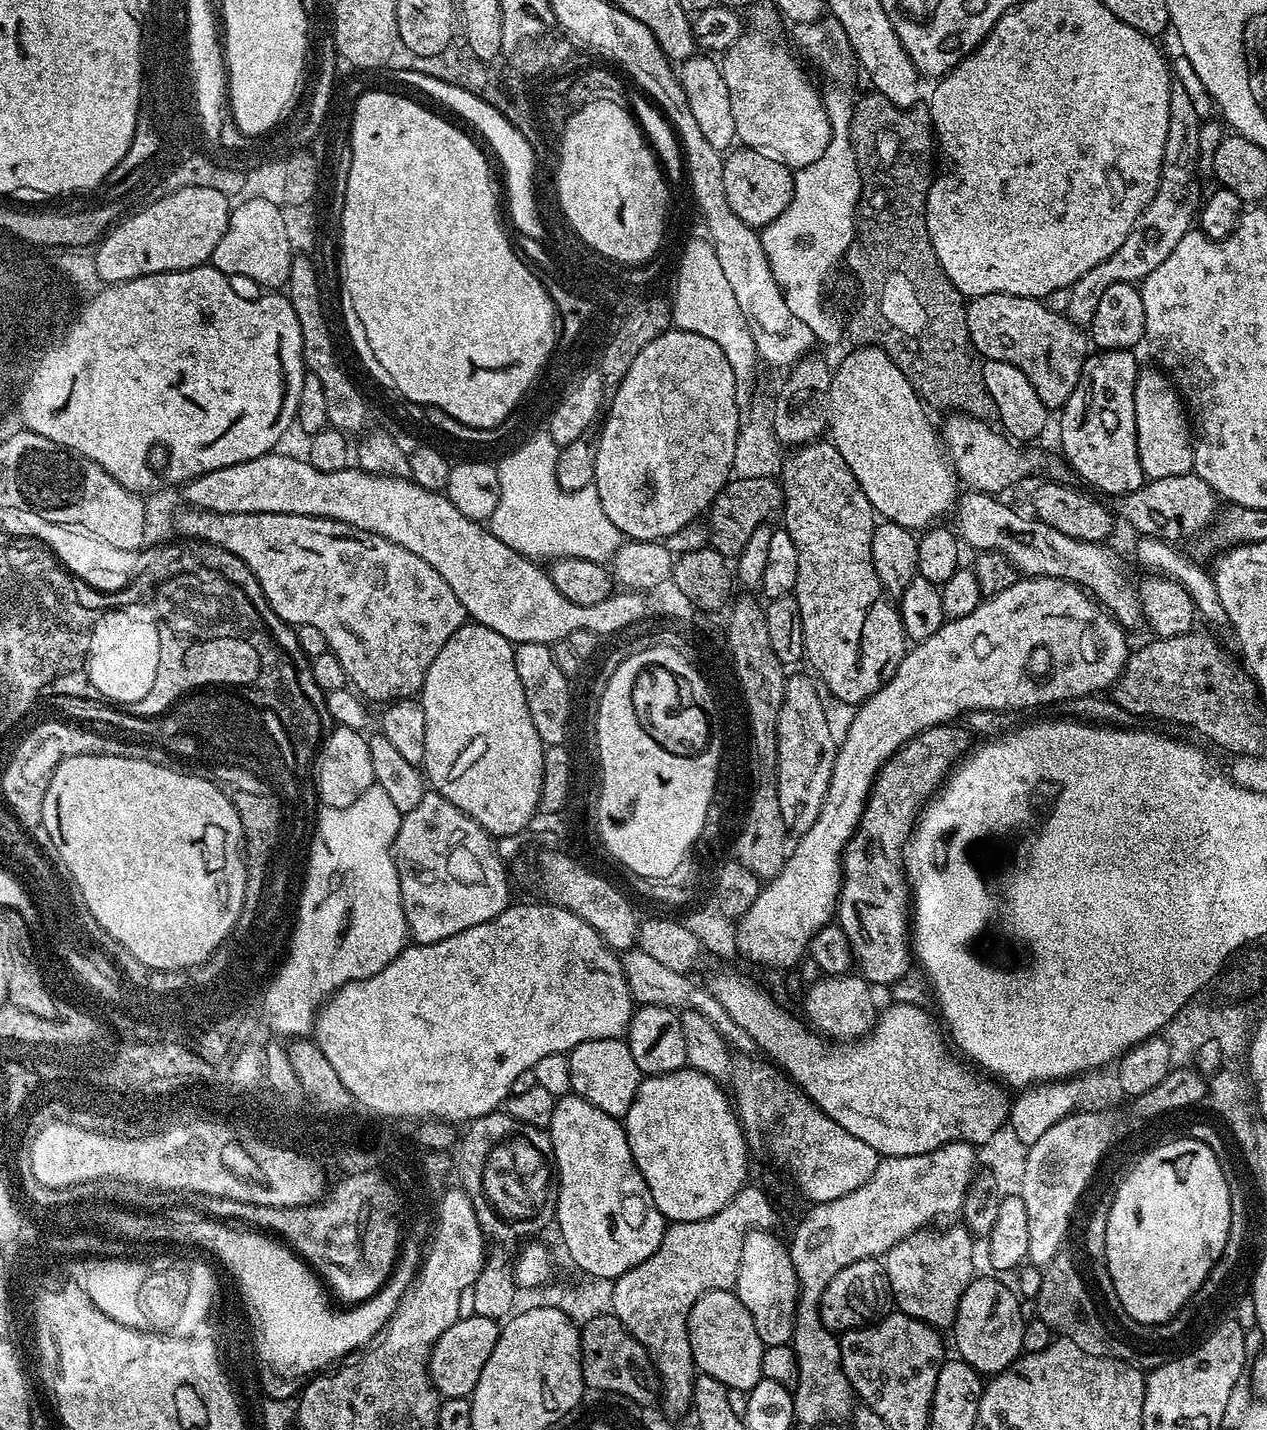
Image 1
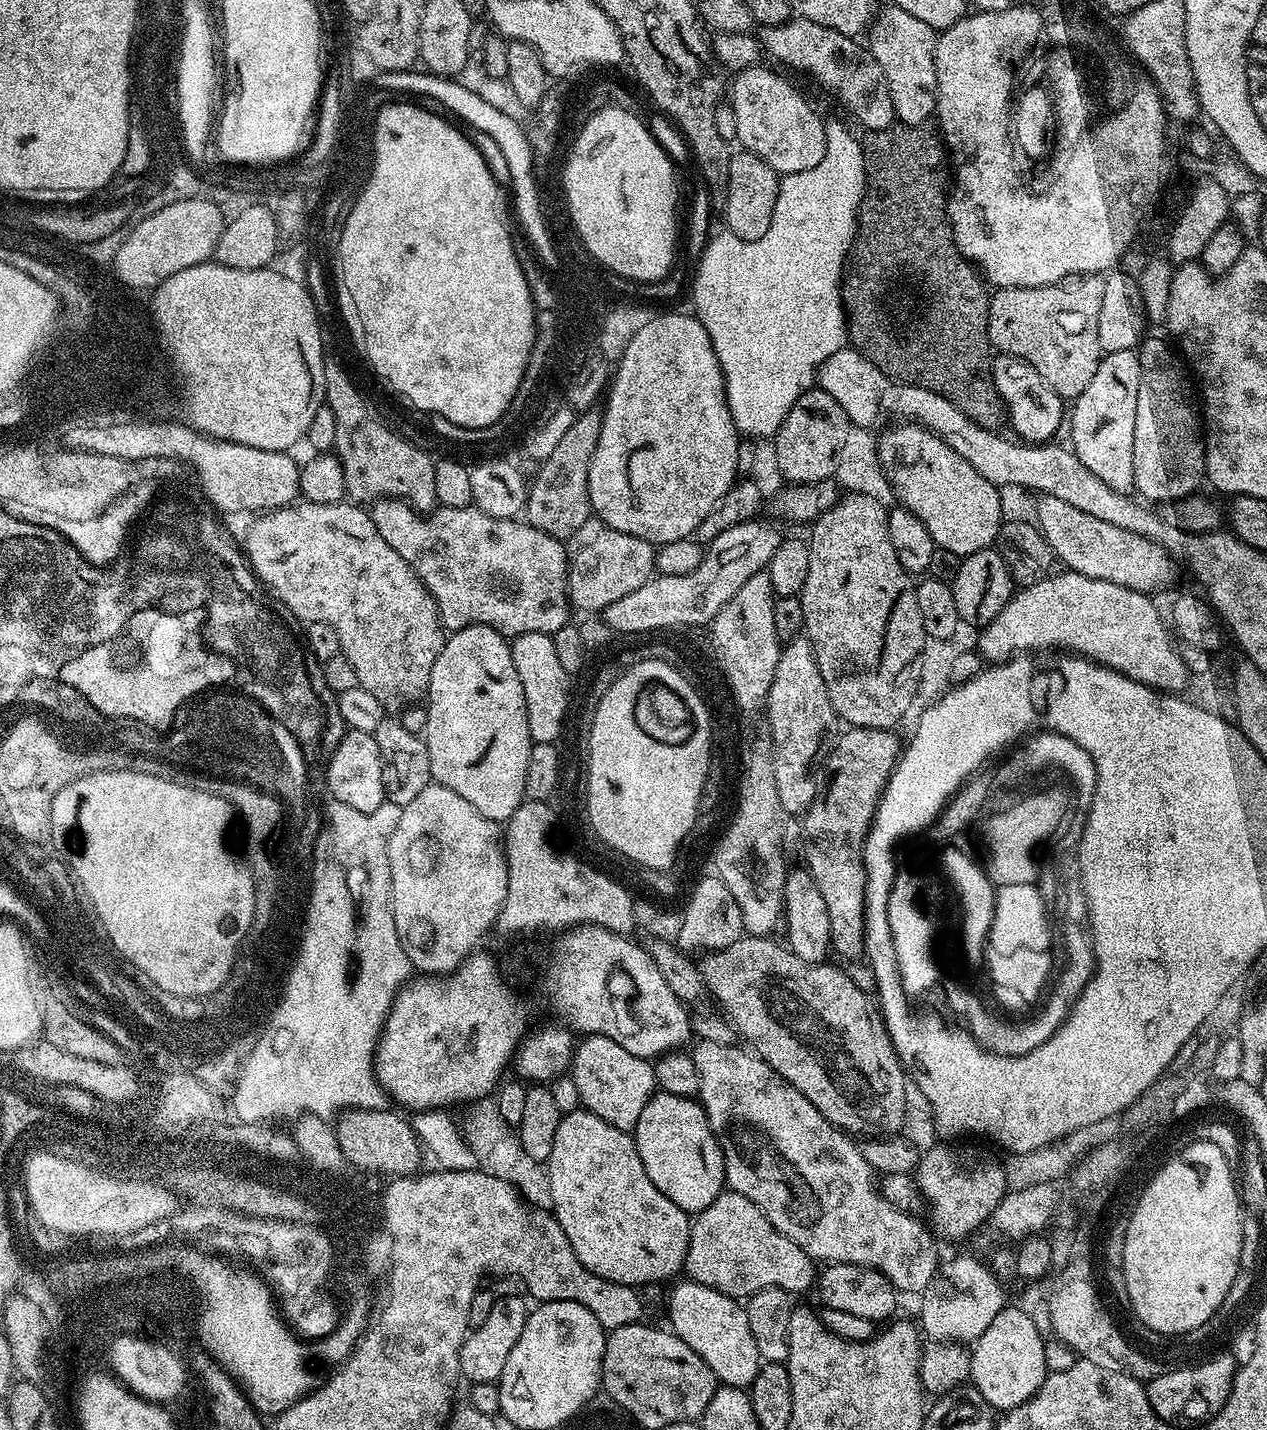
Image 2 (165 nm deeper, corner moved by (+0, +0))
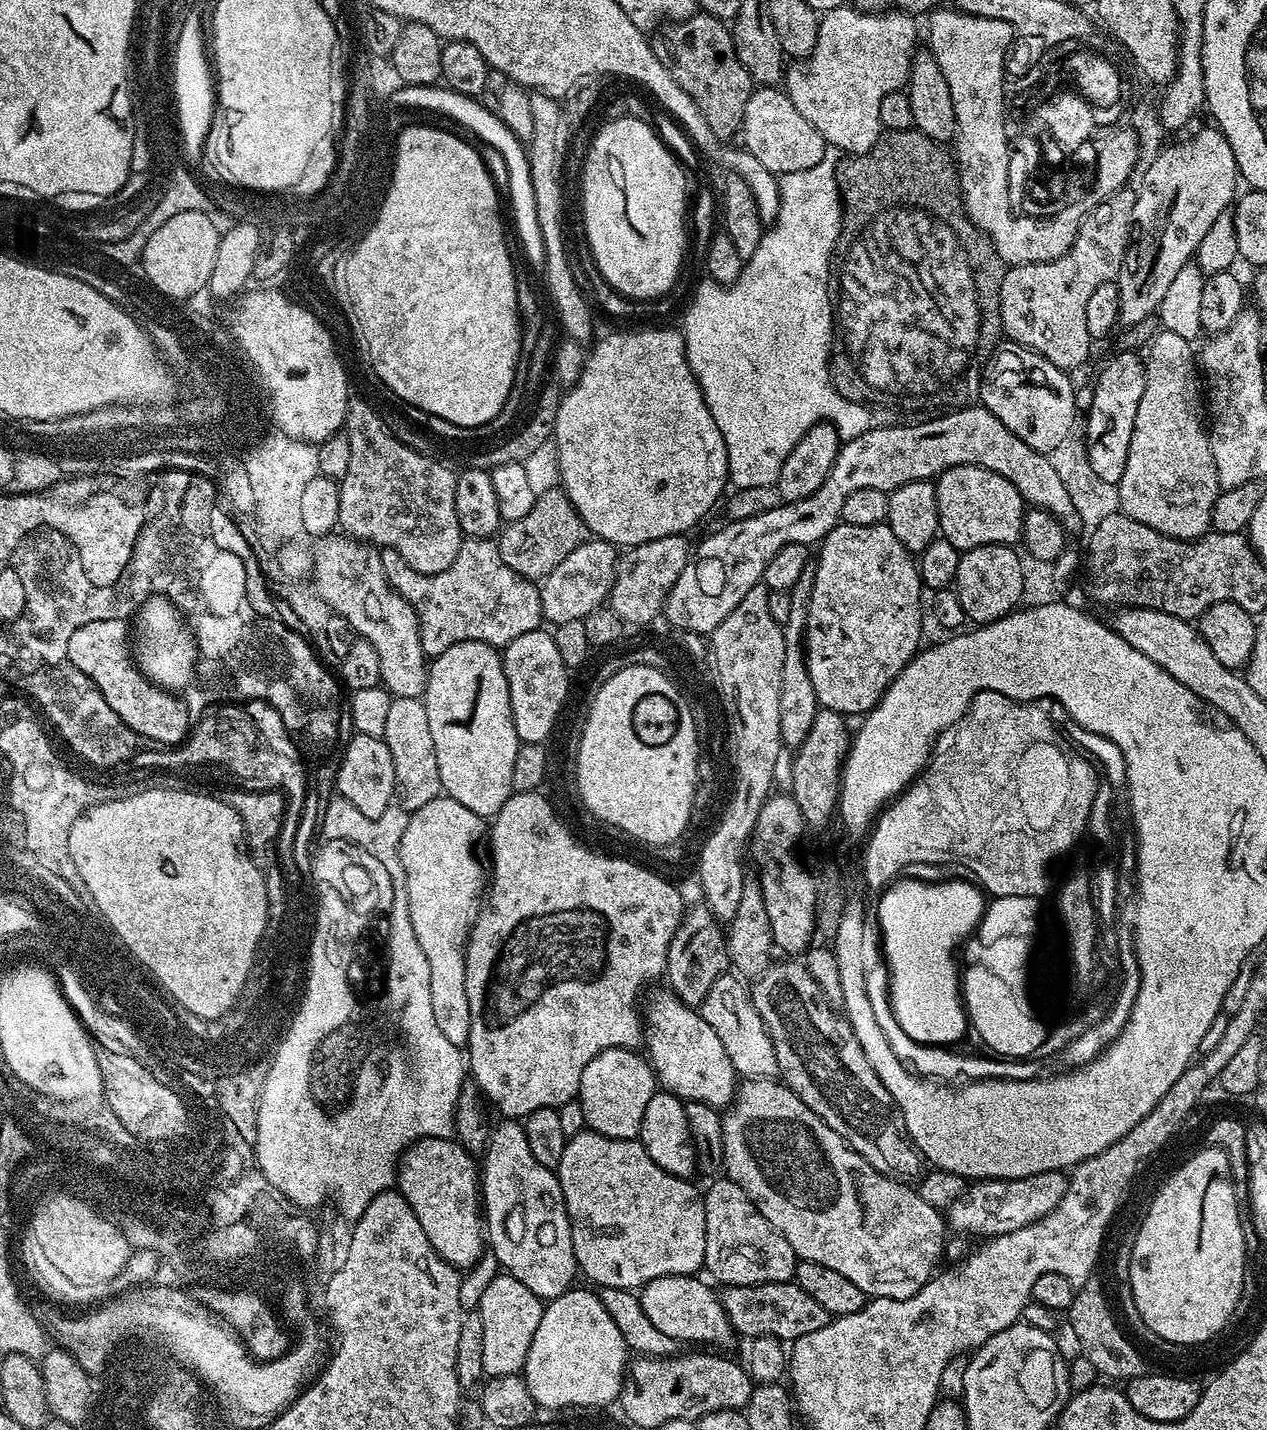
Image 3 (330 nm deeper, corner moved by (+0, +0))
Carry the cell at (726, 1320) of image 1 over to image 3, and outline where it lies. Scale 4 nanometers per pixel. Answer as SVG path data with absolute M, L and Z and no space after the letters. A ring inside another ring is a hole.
M699 1275L663 1276L654 1278L638 1295L646 1318L654 1325L654 1330L662 1330L669 1338L687 1342L692 1346L712 1346L708 1344L728 1344L734 1339L732 1324L726 1318L724 1301L711 1283L703 1284Z

